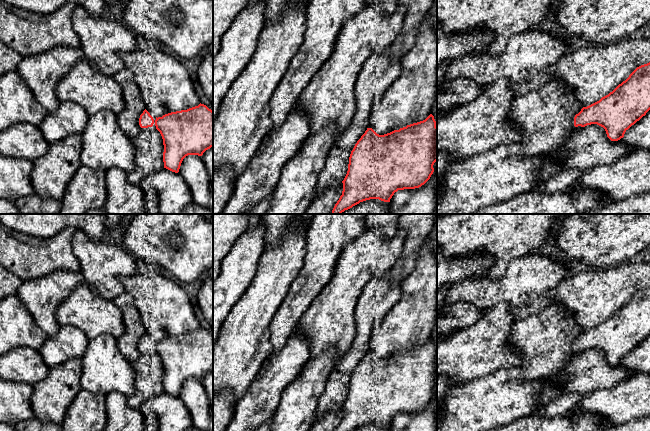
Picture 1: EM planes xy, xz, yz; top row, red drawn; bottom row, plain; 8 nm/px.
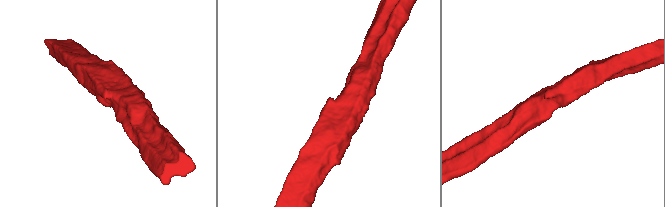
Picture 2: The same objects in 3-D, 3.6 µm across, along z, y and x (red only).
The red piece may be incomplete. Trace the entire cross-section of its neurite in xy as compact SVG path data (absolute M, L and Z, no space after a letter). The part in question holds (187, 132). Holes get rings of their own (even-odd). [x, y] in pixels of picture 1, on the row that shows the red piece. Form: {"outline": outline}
{"outline": "M204 104L155 117L144 110L139 118L141 130L157 129L163 139L164 168L178 173L188 155L202 156L213 147L213 111Z"}

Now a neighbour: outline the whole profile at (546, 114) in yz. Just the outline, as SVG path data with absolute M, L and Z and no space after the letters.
M558 78L517 96L509 119L524 133L524 155L546 155L563 145L576 130L574 116L582 108L575 91Z

